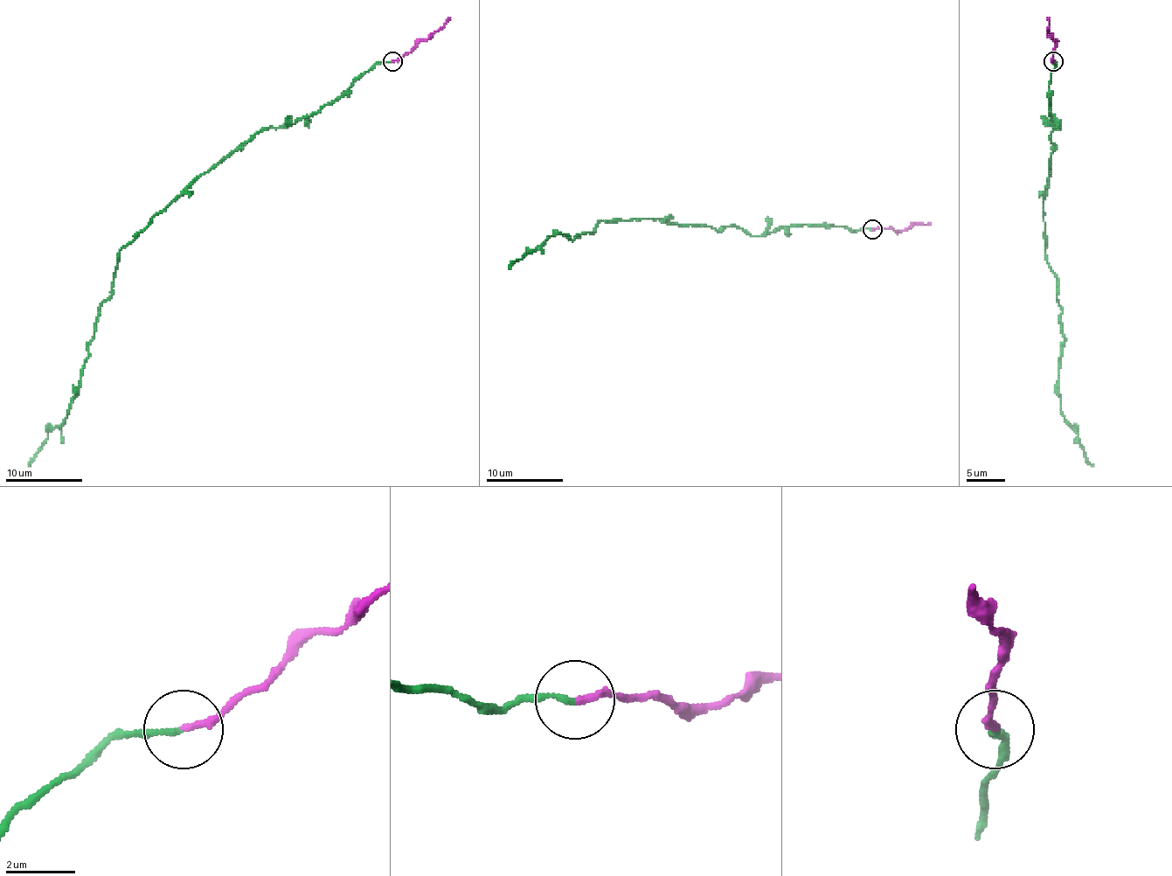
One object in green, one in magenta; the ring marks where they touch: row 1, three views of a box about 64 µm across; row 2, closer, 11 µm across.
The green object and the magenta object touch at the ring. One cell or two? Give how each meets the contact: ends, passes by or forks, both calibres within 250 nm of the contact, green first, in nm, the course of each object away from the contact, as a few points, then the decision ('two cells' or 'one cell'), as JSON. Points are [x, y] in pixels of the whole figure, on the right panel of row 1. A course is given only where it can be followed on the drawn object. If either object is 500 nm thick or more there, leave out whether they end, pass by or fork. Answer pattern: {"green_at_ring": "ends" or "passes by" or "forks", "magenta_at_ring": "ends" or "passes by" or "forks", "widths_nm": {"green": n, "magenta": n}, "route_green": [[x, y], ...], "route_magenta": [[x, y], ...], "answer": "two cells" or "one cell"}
{"green_at_ring": "ends", "magenta_at_ring": "ends", "widths_nm": {"green": 150, "magenta": 190}, "route_green": [[1053, 62], [1049, 112], [1060, 128], [1053, 131], [1043, 195], [1045, 252], [1063, 311], [1058, 394], [1093, 466]], "route_magenta": [[1053, 62], [1055, 40], [1049, 33], [1047, 17]], "answer": "two cells"}

